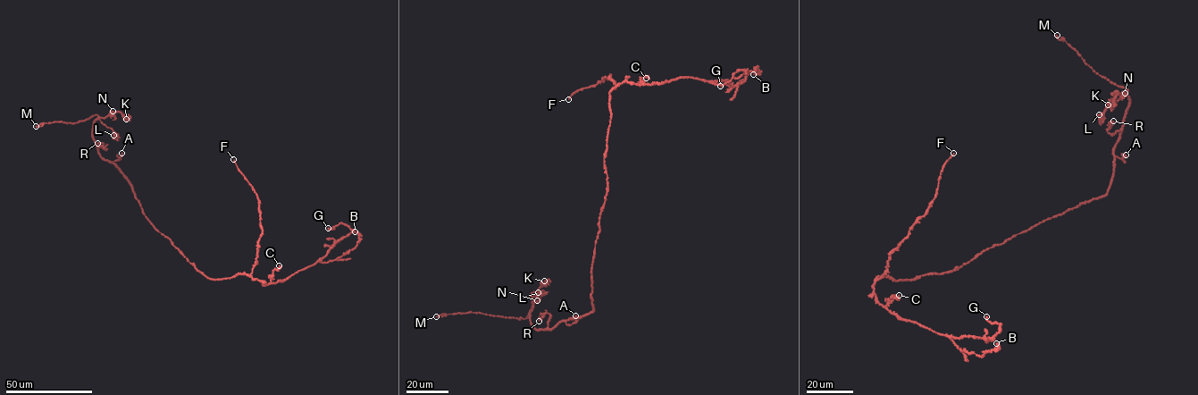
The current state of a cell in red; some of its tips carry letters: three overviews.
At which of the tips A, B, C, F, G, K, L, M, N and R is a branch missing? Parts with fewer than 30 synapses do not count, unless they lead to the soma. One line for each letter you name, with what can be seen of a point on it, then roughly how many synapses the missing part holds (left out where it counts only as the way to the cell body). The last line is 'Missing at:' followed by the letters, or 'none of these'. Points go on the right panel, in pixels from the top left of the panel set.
F: Place: (953, 153). Roughly 45 synapses
M: Place: (1057, 35)
Missing at: F, M

